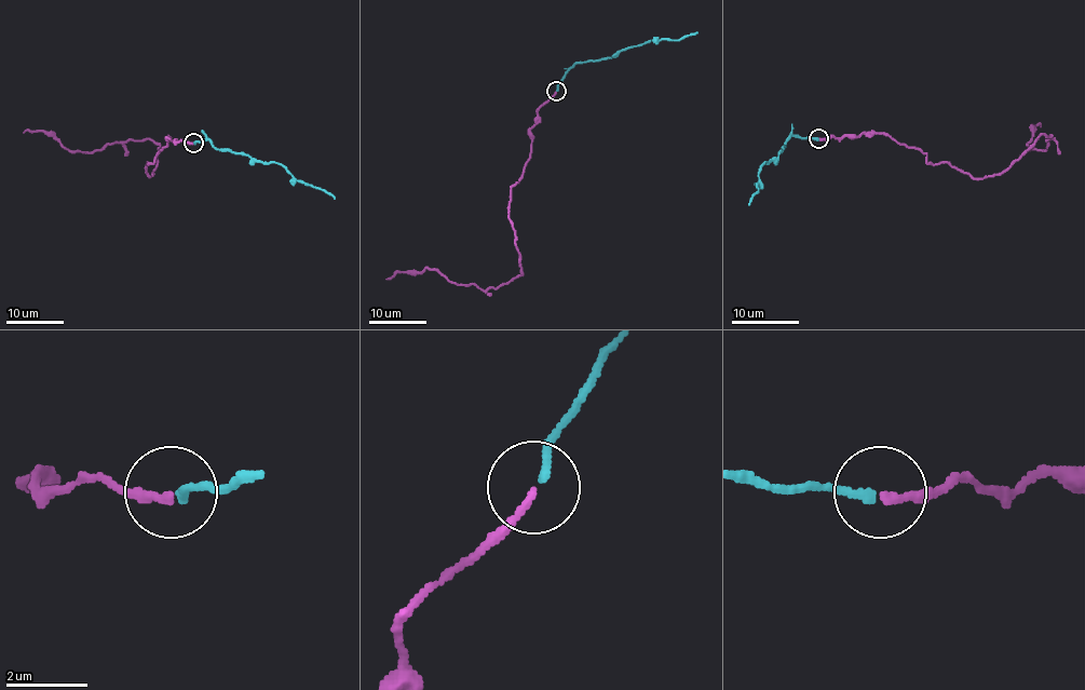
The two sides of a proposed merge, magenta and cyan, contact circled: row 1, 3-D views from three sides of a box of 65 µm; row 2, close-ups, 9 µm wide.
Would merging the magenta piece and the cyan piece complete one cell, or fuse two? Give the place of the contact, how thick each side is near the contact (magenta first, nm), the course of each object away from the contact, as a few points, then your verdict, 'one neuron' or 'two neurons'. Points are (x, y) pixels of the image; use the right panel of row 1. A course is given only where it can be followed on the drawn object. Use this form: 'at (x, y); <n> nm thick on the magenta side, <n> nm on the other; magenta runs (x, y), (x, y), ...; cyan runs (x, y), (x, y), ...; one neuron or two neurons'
at (818, 138); 170 nm thick on the magenta side, 200 nm on the other; magenta runs (818, 138), (885, 133), (975, 178), (1000, 175), (1050, 135), (1044, 150), (1027, 143), (1041, 126); cyan runs (818, 138), (791, 135), (777, 157), (762, 163), (758, 192), (749, 205); one neuron

